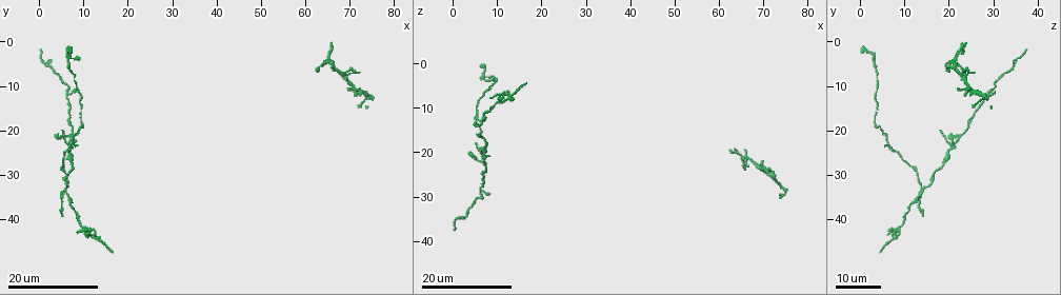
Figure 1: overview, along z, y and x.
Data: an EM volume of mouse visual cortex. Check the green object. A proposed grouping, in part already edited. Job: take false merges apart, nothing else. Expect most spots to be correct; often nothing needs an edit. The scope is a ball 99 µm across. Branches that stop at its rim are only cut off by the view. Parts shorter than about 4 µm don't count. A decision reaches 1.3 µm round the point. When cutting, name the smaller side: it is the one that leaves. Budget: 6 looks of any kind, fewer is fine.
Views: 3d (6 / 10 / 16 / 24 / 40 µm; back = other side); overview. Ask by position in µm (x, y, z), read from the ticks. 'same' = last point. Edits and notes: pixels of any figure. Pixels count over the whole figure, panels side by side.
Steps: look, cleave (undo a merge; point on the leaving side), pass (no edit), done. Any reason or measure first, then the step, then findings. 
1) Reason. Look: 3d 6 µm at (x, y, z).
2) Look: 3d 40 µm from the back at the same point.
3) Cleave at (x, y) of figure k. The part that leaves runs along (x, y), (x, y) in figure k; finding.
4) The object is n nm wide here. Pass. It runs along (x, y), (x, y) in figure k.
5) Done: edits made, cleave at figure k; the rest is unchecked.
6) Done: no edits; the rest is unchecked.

Four-way junction. Look: 3d 16 µm at (66.0, 3.5, 21.5).

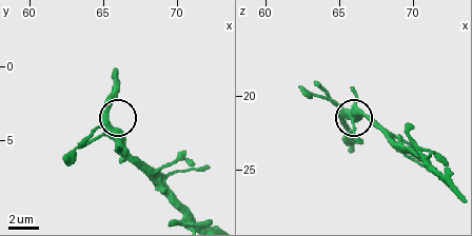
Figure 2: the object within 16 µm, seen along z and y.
Look: 3d 10 µm at (65.4, 4.2, 21.4).

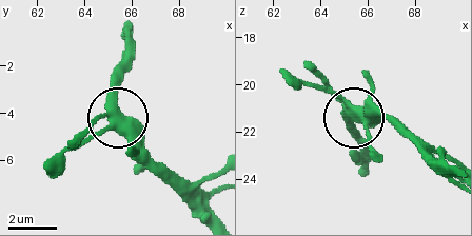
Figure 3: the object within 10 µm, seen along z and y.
Look: 3d 6 µm at (65.6, 4.1, 21.4).

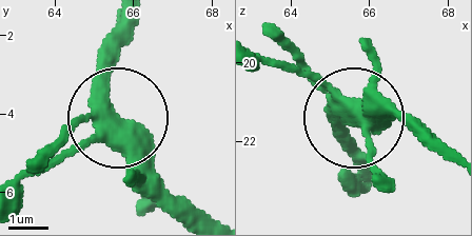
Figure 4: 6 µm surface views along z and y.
4 arms meet here. Pass. One neuron here.

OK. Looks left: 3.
Thin arm on a thick one. Look: 3d 24 µm at (69.0, 8.0, 23.0).

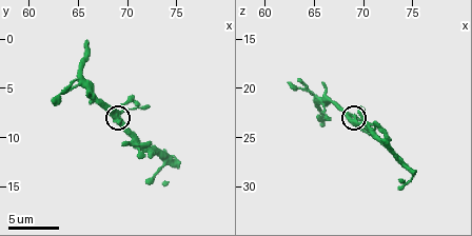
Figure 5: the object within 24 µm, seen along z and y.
Closer look. Look: 3d 10 µm at the same point.

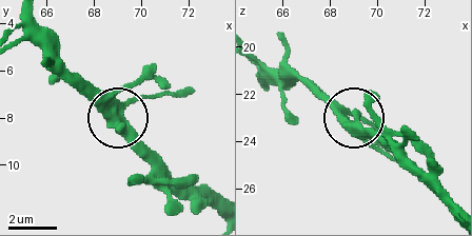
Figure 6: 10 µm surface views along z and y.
Pass. Continuous, no second neuron.

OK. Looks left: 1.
Done: no edits; the rest is unchecked.

